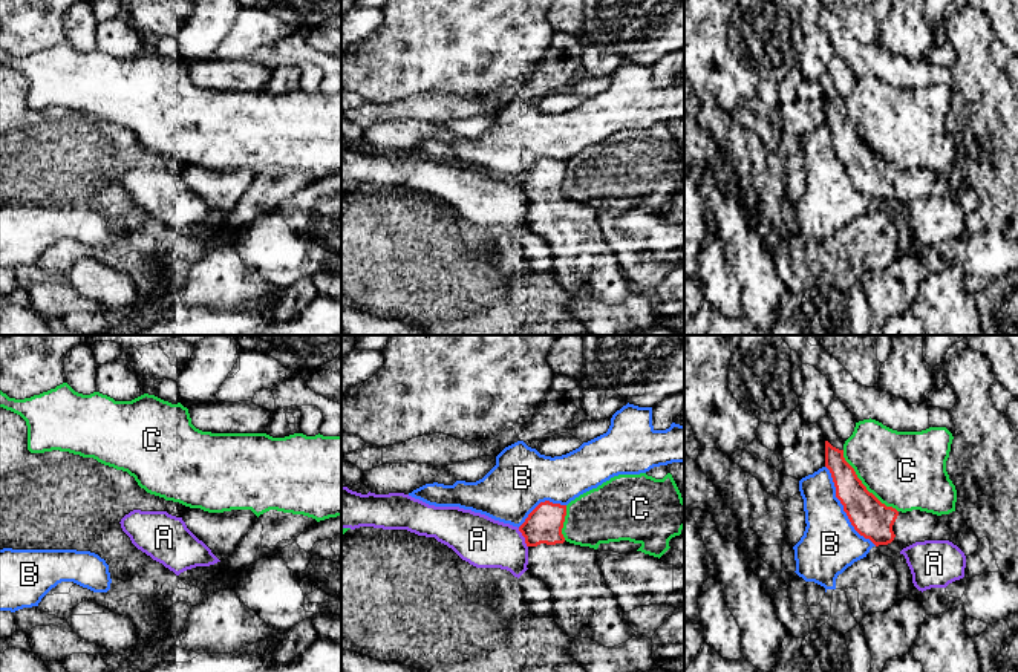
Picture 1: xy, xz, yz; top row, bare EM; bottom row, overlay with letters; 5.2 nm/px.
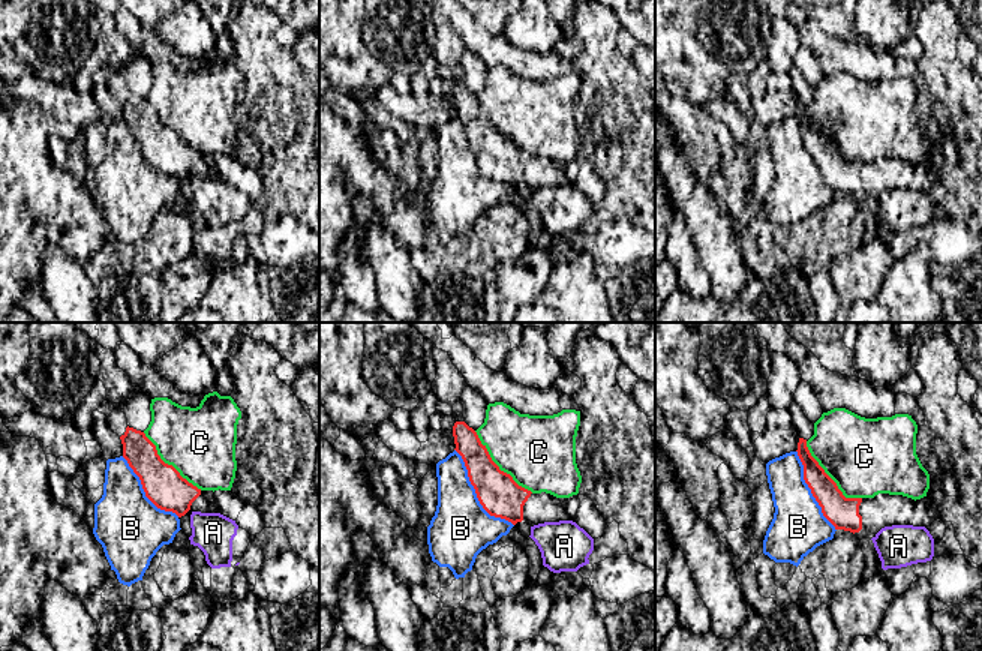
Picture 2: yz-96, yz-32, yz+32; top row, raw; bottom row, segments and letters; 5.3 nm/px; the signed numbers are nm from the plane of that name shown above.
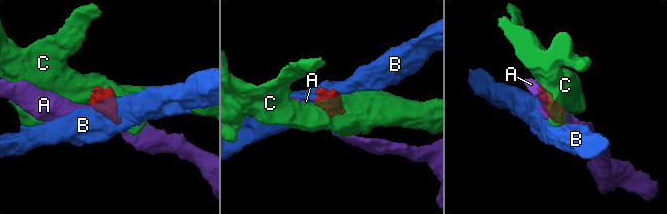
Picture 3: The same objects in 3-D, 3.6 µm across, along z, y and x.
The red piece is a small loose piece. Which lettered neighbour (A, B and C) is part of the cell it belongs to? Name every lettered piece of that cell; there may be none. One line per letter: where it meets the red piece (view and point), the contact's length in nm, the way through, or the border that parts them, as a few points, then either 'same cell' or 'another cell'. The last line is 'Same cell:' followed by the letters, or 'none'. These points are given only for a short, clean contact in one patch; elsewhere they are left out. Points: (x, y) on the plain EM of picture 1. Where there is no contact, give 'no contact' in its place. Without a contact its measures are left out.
A: xz (524, 193) | 120 nm | another cell
B: yz (844, 166) | 500 nm | another cell
C: yz (864, 143) | 440 nm | another cell
Same cell: none

